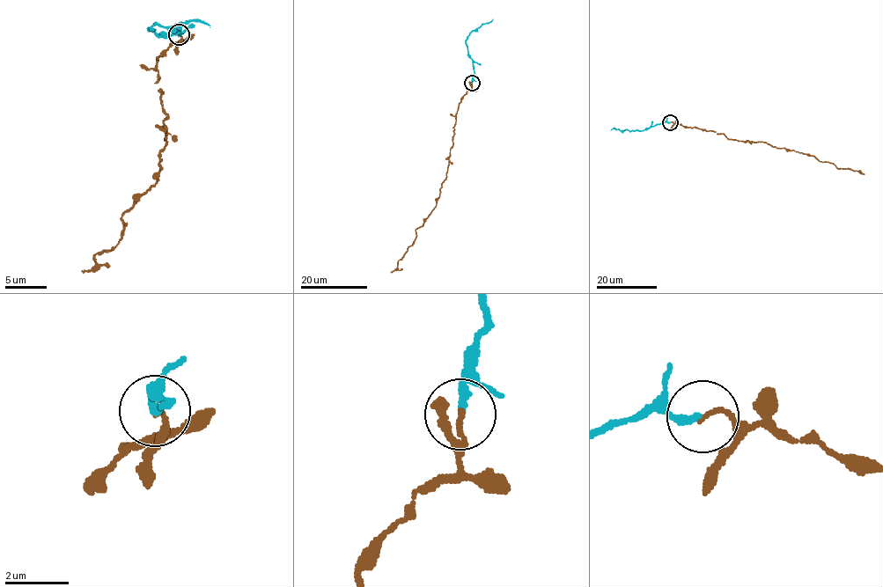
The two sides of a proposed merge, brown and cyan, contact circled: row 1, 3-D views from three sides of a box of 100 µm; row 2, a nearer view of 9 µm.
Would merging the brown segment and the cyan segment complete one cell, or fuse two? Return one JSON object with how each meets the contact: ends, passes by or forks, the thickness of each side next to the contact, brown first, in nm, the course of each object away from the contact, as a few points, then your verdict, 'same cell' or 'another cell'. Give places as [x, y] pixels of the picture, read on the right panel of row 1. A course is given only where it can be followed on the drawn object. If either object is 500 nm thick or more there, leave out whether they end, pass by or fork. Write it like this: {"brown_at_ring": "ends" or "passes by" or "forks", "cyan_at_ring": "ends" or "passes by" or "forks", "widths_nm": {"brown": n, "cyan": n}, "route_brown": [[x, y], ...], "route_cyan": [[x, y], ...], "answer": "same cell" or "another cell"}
{"brown_at_ring": "ends", "cyan_at_ring": "ends", "widths_nm": {"brown": 170, "cyan": 240}, "route_brown": [[670, 122], [723, 134], [732, 140], [766, 142], [864, 174]], "route_cyan": [[670, 122], [664, 121], [642, 131], [623, 131], [614, 128], [610, 130]], "answer": "same cell"}

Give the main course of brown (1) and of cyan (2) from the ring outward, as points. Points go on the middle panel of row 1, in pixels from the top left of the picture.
1: (472, 83), (456, 113), (446, 179), (437, 205), (415, 230), (413, 244), (391, 272)
2: (472, 83), (474, 66), (466, 40), (472, 31), (493, 18)

